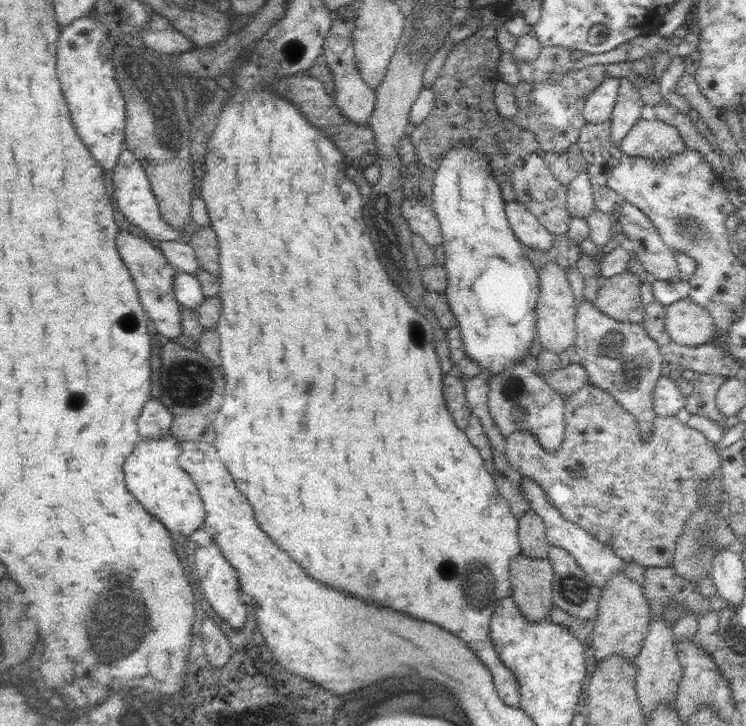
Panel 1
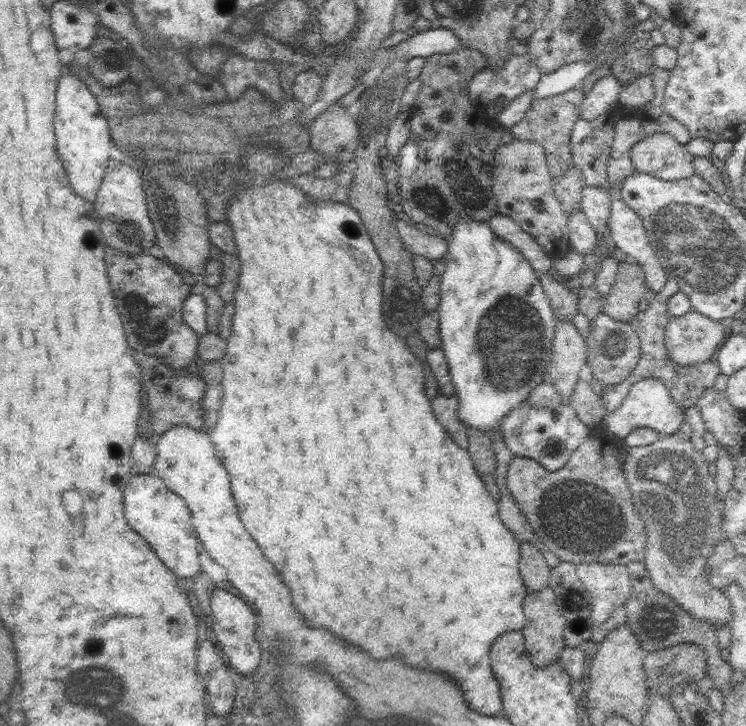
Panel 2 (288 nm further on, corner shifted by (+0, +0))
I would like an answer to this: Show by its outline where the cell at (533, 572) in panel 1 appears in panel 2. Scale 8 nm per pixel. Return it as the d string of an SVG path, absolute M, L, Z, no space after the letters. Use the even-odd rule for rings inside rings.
M547 586L539 592L527 592L525 600L523 600L523 610L525 610L525 628L521 630L523 632L523 640L525 640L525 650L531 658L531 662L535 666L549 666L553 662L559 660L559 654L561 650L565 648L565 638L563 638L563 632L565 632L565 618L563 614L559 612L559 606L555 604L555 594L553 590Z

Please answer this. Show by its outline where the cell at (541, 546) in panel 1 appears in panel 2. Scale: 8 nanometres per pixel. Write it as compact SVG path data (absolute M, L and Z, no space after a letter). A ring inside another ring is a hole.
M519 542L519 576L527 592L539 592L549 586L551 568L545 562L545 556L531 544Z

